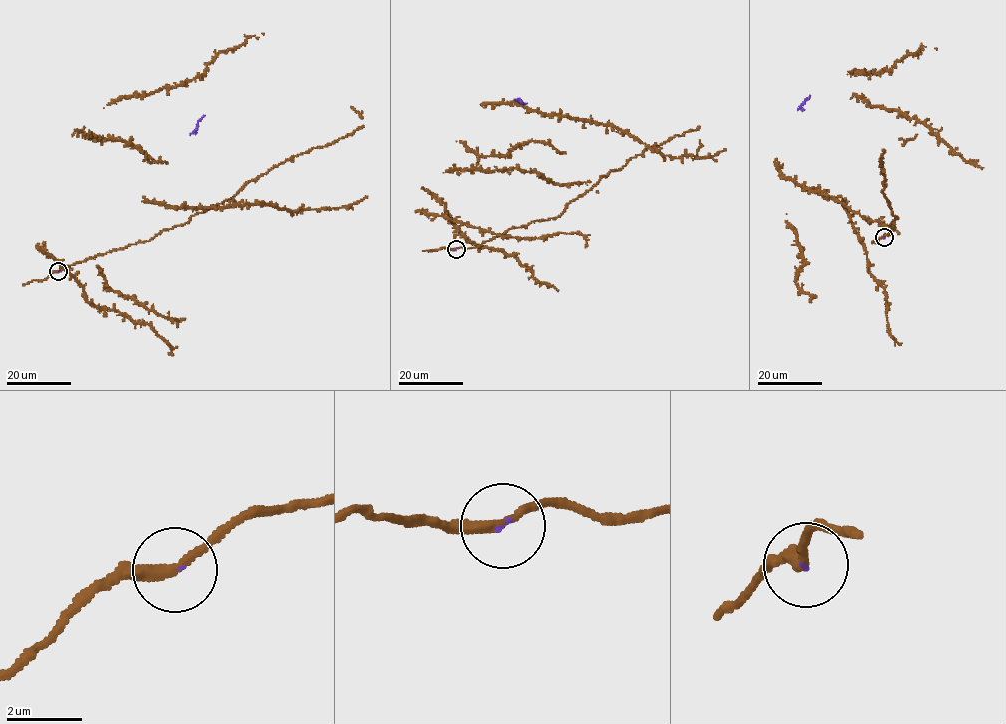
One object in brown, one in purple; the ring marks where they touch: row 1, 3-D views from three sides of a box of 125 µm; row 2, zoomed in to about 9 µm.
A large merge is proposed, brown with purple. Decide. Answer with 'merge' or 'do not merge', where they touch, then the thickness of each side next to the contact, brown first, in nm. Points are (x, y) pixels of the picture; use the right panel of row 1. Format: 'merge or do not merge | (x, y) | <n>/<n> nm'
merge | (884, 237) | 260/70 nm

